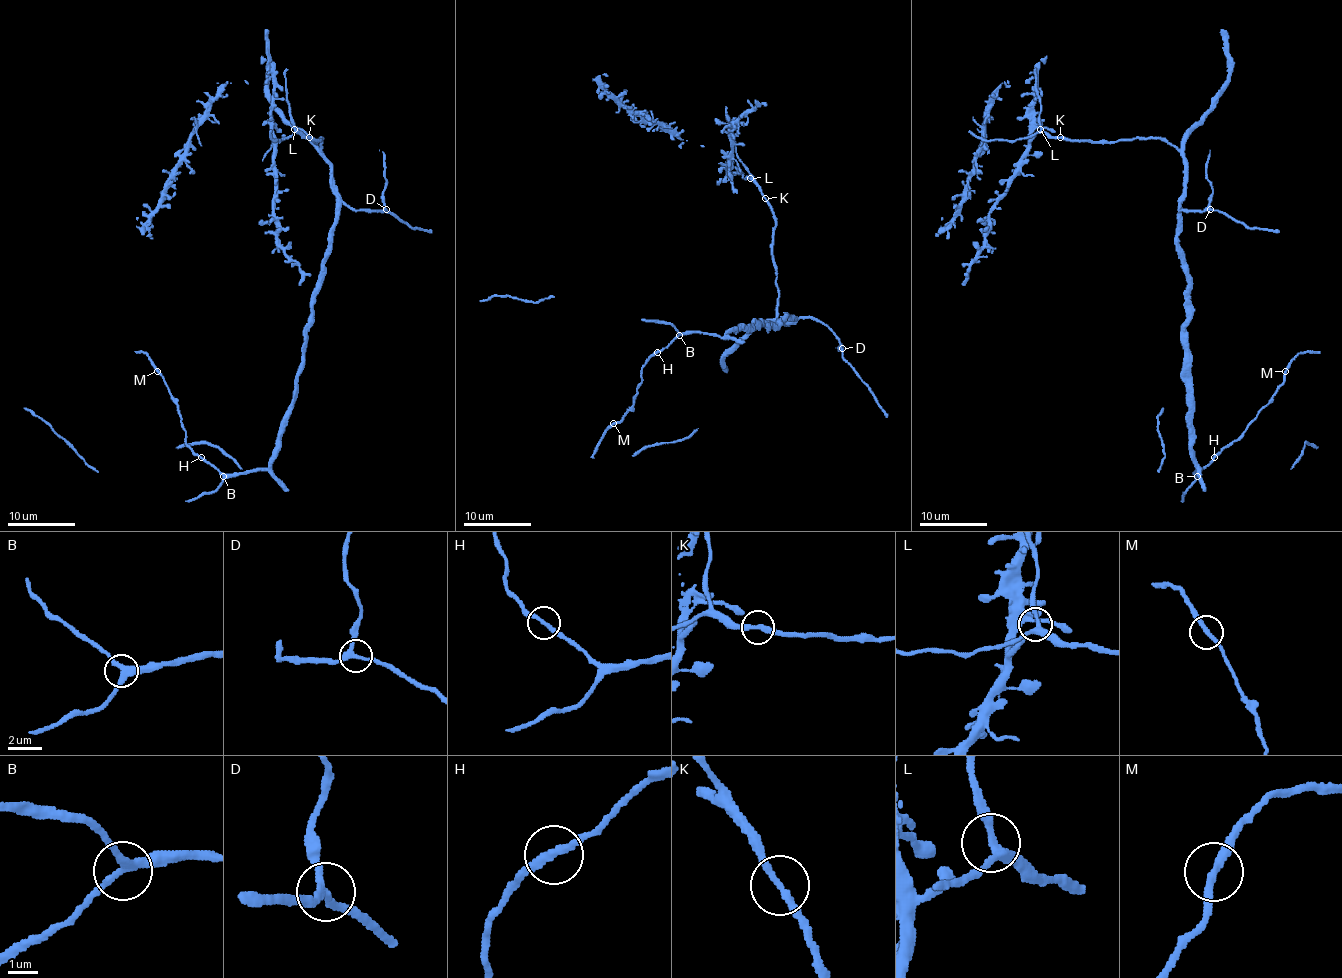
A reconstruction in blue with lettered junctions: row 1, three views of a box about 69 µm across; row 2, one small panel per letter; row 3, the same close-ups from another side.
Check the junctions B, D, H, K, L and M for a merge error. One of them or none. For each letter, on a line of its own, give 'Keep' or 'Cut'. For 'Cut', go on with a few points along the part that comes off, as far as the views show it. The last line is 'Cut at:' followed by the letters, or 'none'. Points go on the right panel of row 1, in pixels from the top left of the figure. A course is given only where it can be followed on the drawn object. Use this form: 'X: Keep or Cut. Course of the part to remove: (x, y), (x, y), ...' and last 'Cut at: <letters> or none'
B: Keep
D: Keep
H: Keep
K: Keep
L: Keep
M: Keep
Cut at: none

